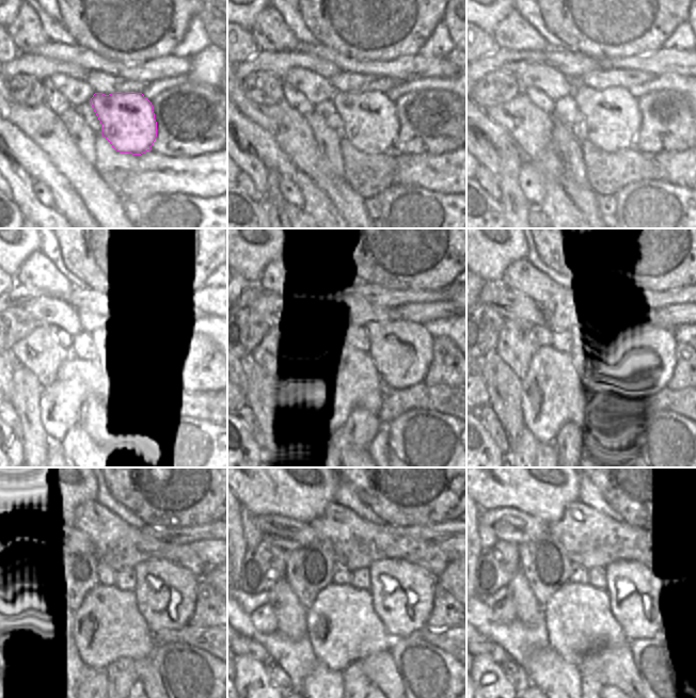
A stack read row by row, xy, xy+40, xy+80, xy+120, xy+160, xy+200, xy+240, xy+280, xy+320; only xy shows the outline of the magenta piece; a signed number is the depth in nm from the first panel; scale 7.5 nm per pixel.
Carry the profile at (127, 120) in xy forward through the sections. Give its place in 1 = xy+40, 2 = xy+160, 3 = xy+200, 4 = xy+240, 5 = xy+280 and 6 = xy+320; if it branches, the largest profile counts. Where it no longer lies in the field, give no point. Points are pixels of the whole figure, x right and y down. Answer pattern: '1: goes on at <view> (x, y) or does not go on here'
1: goes on at xy+40 (369, 122)
2: goes on at xy+160 (401, 351)
3: goes on at xy+200 (643, 352)
4: goes on at xy+240 (164, 592)
5: goes on at xy+280 (402, 593)
6: goes on at xy+320 (639, 595)

